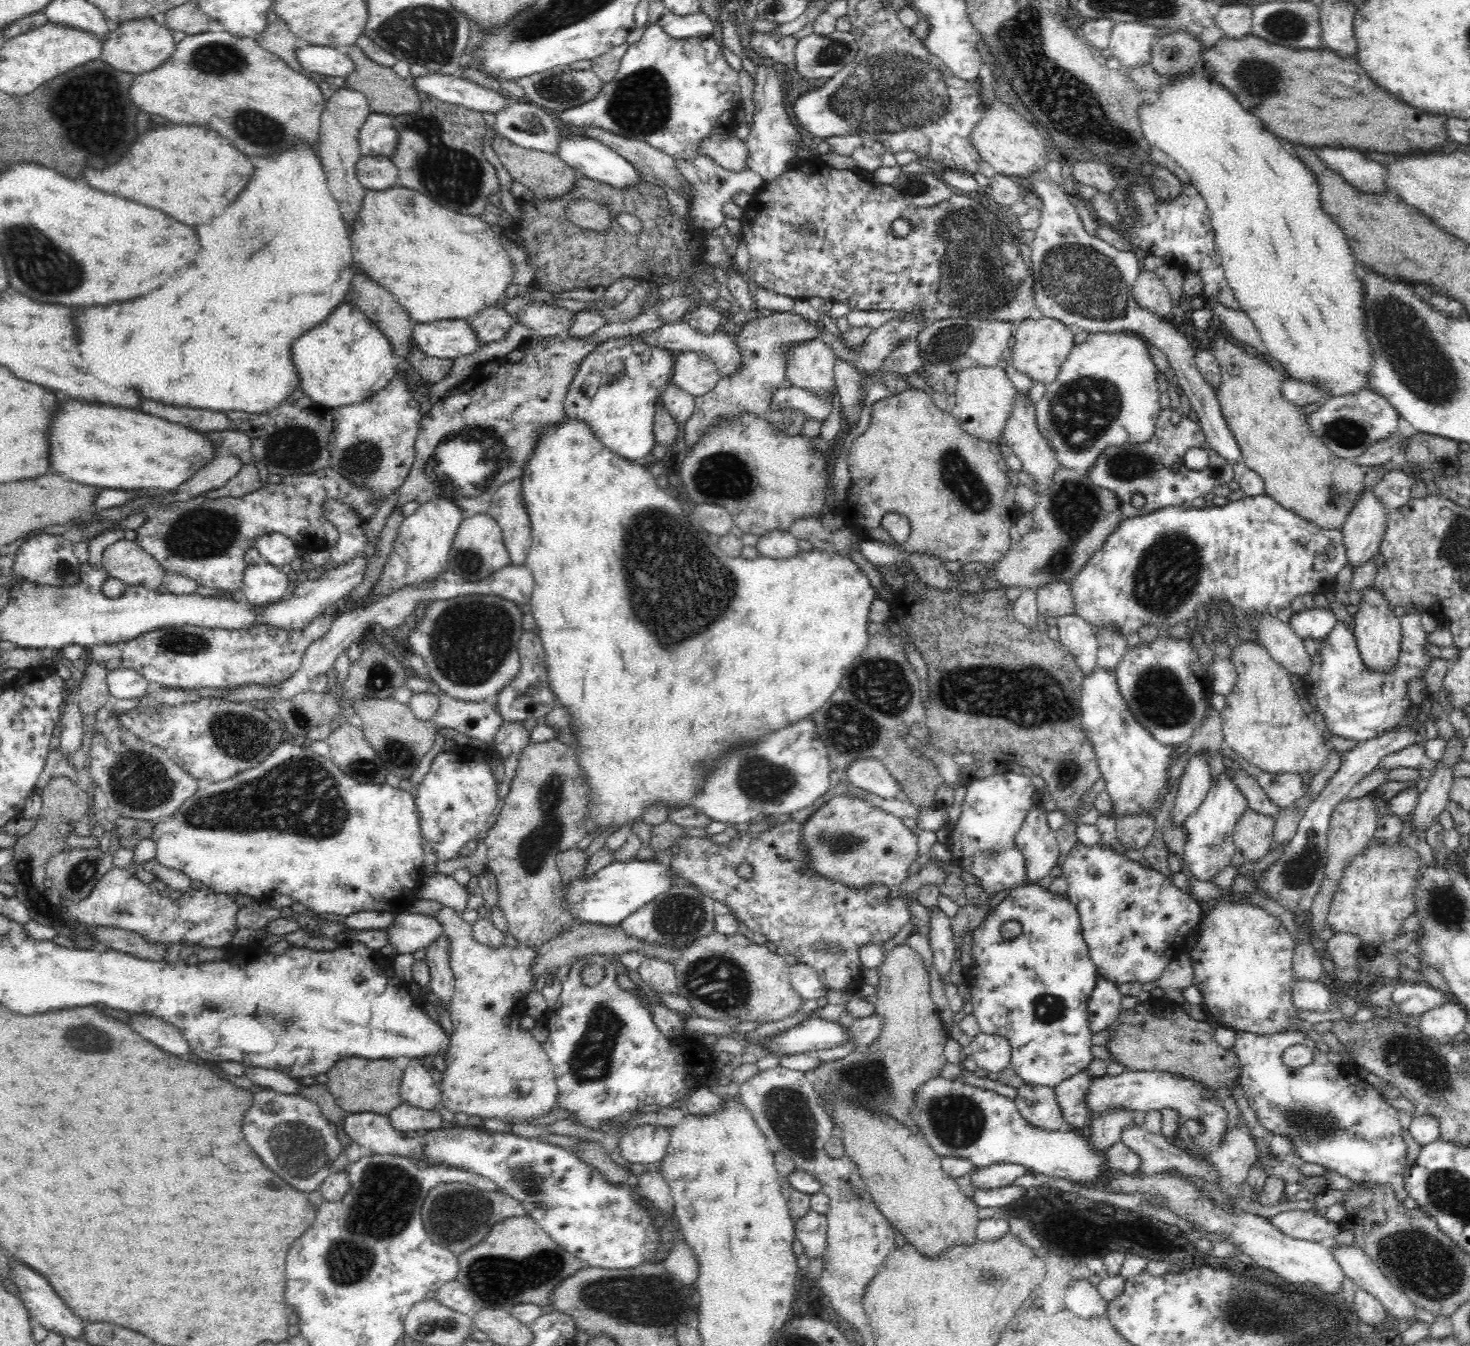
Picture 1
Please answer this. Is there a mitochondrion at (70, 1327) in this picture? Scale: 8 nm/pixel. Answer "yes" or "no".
no

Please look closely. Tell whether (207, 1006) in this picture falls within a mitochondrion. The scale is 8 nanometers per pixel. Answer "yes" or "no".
yes

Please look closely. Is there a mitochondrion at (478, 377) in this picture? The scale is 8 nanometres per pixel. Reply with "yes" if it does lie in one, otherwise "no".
no

